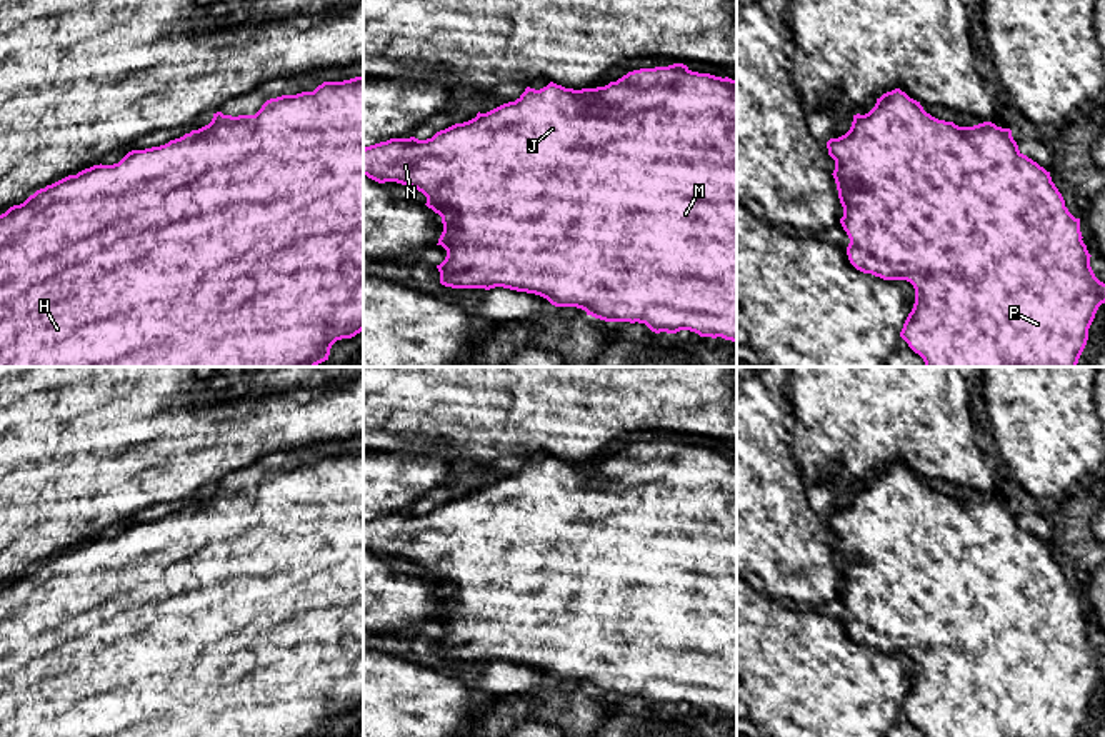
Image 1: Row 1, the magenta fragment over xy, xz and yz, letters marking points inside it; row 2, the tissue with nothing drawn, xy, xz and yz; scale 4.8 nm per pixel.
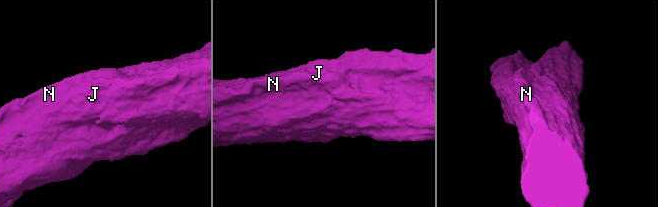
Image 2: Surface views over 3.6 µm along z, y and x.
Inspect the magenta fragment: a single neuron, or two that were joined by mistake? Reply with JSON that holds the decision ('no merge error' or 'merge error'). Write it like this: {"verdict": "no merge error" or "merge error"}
{"verdict": "no merge error"}

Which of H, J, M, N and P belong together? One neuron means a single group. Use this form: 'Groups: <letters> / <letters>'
Groups: H J M N P

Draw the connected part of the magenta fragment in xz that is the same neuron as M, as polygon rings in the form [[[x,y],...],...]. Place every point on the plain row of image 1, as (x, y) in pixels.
[[[673,437],[668,440],[633,444],[618,452],[617,455],[610,455],[608,459],[597,462],[573,464],[557,459],[553,455],[550,455],[547,460],[540,464],[527,460],[525,465],[515,475],[503,477],[487,487],[478,485],[475,492],[440,504],[432,512],[390,512],[387,515],[365,520],[363,549],[378,557],[397,555],[417,562],[427,570],[425,579],[442,590],[443,605],[437,619],[442,619],[447,624],[447,630],[440,639],[437,639],[437,642],[440,645],[440,657],[445,660],[485,664],[503,660],[517,665],[540,669],[555,680],[582,682],[587,685],[587,689],[592,689],[605,695],[638,695],[645,697],[655,707],[677,707],[680,704],[690,704],[698,707],[700,710],[722,710],[725,714],[737,715],[737,454],[732,454],[728,450],[722,452],[710,447],[692,445],[683,437]]]

